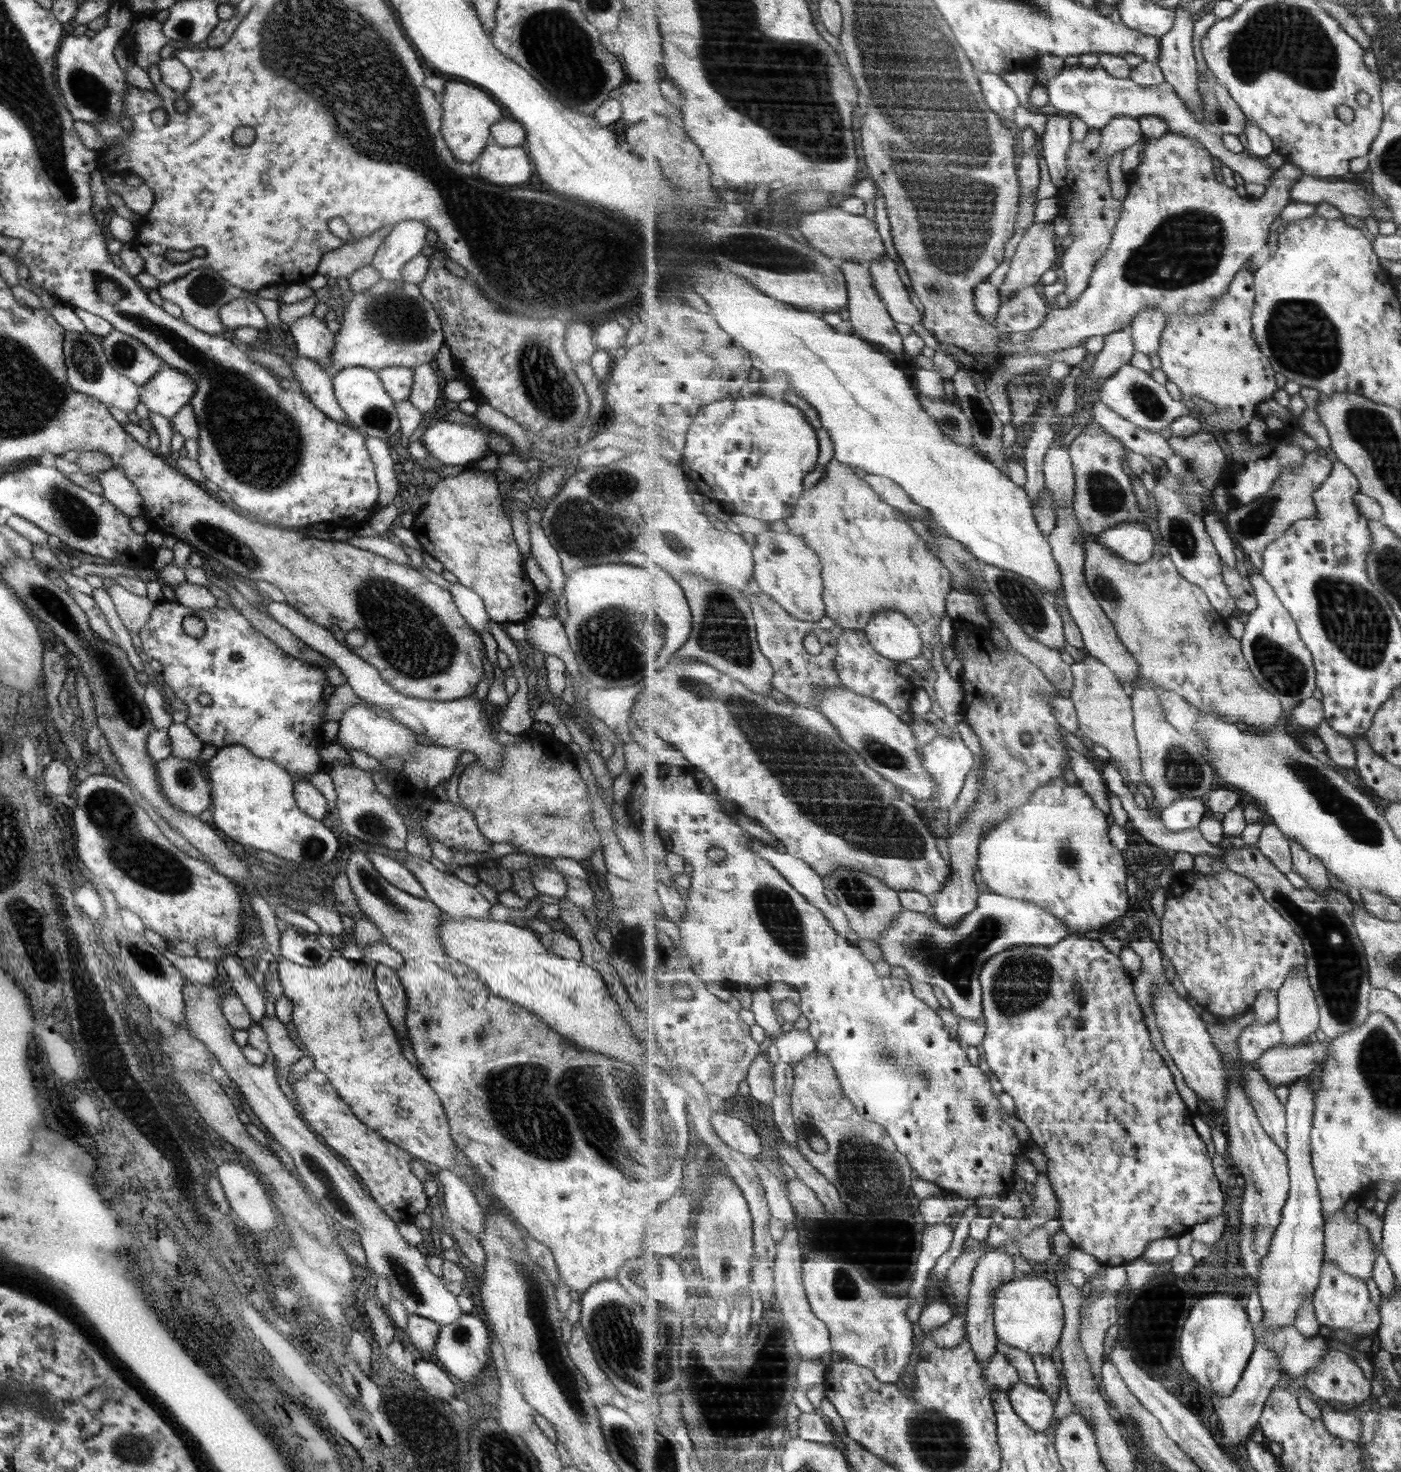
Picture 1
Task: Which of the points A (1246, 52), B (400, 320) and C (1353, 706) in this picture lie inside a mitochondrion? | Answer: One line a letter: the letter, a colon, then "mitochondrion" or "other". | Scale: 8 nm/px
A: mitochondrion
B: mitochondrion
C: other

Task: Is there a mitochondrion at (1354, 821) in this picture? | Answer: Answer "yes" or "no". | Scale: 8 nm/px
yes

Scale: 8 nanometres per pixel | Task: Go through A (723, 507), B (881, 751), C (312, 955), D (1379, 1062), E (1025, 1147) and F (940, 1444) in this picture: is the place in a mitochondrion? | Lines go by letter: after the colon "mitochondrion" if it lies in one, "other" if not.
A: other
B: mitochondrion
C: mitochondrion
D: mitochondrion
E: other
F: mitochondrion

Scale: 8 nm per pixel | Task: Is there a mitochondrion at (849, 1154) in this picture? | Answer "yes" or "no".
yes

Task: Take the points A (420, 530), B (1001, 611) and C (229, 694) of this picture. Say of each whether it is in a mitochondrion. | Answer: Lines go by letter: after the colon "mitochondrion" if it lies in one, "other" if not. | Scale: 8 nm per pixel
A: other
B: mitochondrion
C: other

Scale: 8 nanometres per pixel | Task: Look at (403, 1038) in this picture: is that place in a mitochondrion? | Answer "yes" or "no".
no

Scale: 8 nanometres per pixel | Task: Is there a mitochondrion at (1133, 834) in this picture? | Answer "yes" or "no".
no

